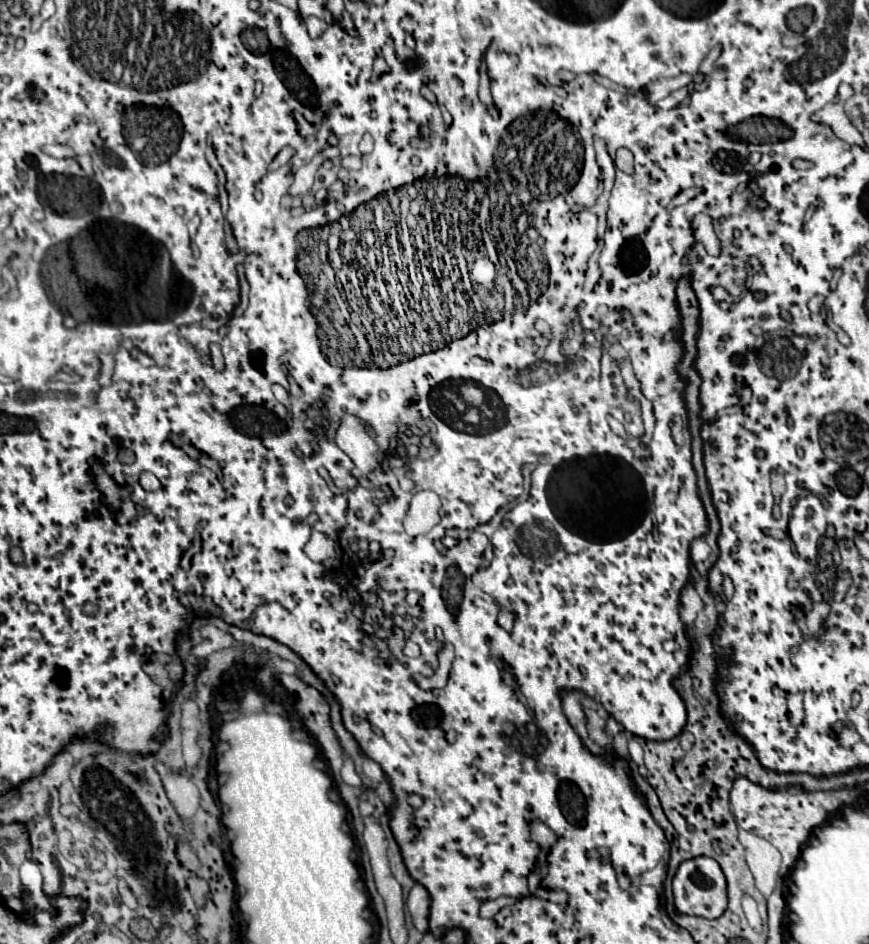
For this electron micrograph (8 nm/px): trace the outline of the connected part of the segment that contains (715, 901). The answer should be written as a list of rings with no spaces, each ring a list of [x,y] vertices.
[[[698,856],[698,858],[682,862],[676,876],[674,876],[674,880],[672,880],[672,890],[674,890],[674,904],[682,914],[712,920],[712,918],[722,916],[724,910],[728,908],[726,880],[724,880],[722,868],[716,860],[712,860],[708,856]]]

